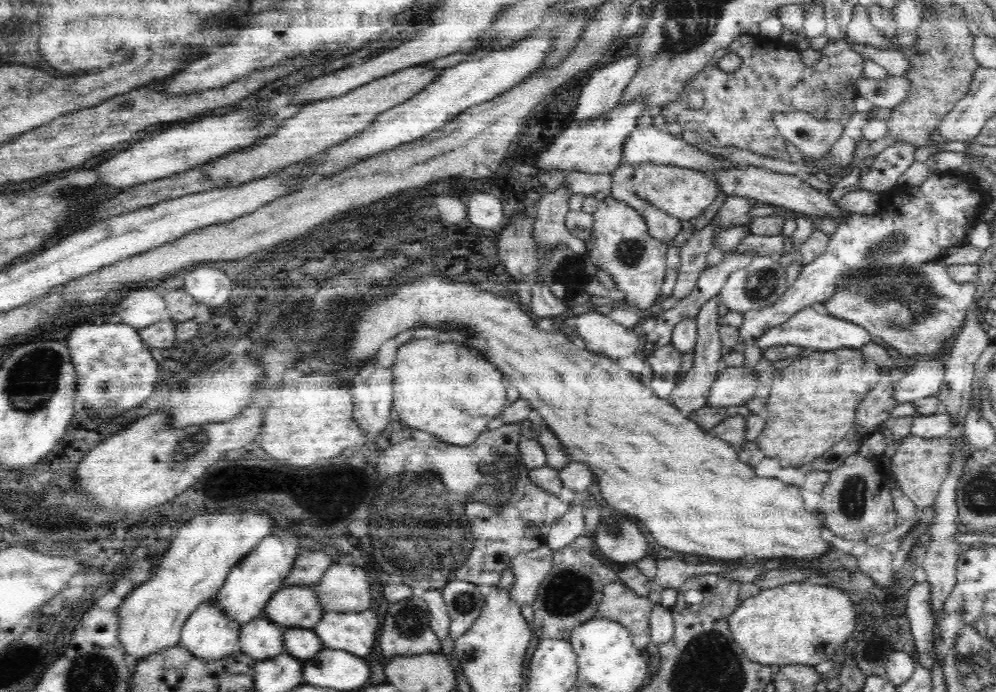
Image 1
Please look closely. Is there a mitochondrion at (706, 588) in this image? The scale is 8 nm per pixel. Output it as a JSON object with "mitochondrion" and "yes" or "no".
{"mitochondrion":"no"}

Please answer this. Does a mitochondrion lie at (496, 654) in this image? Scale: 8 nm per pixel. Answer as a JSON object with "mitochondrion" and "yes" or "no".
{"mitochondrion":"no"}

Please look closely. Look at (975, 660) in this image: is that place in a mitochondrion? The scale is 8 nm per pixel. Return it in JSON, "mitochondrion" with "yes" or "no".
{"mitochondrion":"yes"}

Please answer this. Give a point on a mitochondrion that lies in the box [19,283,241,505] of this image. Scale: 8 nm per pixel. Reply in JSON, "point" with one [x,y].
{"point":[188,448]}

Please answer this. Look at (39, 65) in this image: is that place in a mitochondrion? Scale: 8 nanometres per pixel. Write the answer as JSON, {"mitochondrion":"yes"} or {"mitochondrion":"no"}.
{"mitochondrion":"no"}

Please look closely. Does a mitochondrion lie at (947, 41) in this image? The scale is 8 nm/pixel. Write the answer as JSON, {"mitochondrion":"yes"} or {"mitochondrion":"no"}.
{"mitochondrion":"yes"}

